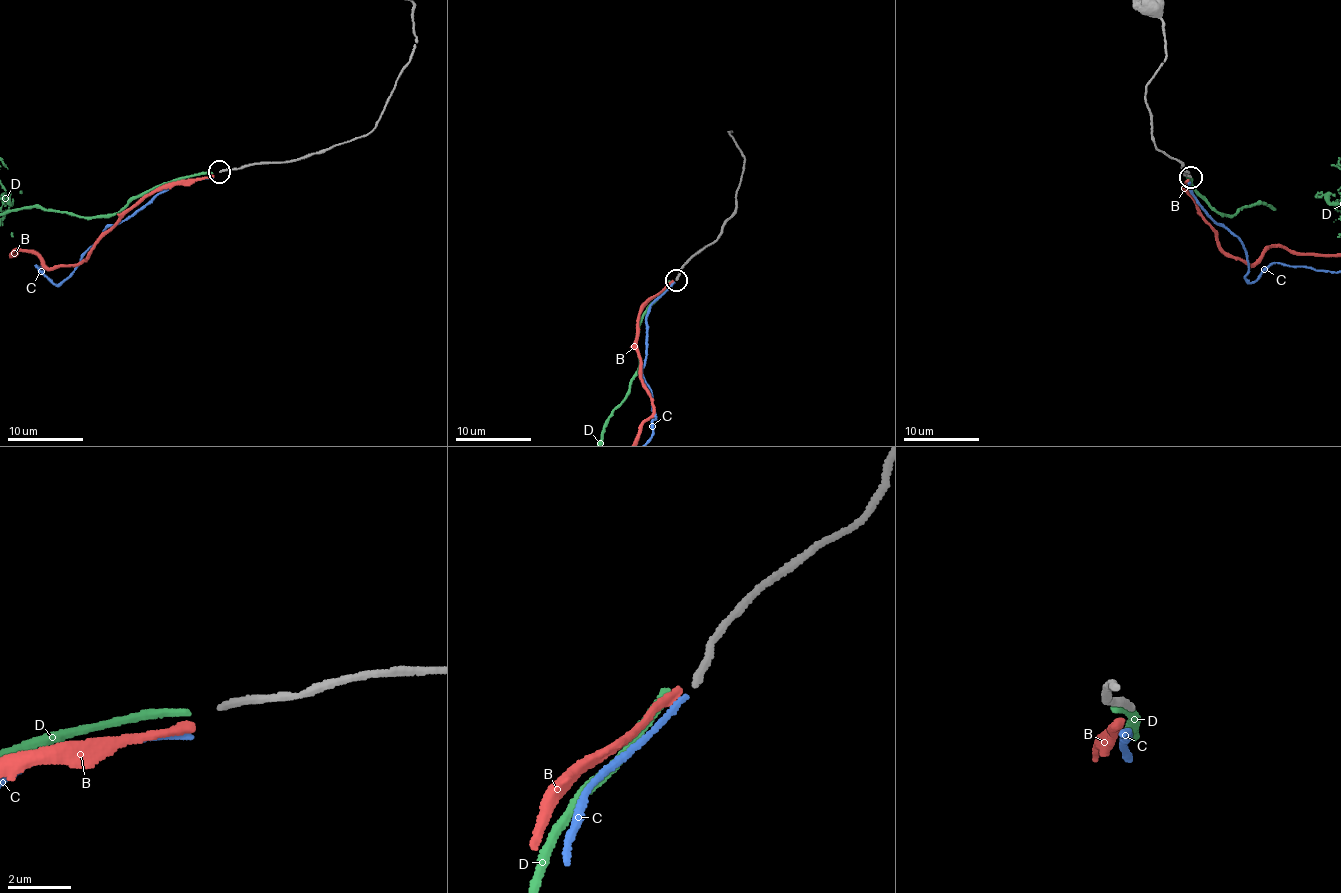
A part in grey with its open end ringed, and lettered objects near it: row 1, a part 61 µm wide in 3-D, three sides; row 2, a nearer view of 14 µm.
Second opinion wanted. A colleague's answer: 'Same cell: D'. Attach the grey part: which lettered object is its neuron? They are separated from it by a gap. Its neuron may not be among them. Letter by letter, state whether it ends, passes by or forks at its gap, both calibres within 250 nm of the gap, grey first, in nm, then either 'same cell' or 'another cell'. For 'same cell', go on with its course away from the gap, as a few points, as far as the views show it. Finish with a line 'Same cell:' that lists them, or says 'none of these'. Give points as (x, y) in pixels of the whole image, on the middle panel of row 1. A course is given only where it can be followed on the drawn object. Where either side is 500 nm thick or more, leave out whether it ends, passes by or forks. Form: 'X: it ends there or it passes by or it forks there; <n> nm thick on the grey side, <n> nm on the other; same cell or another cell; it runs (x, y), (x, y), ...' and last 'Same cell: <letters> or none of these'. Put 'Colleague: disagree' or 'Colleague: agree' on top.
Colleague: disagree
B: it ends there; 220 nm thick on the grey side, 300 nm on the other; another cell
C: it ends there; 220 nm thick on the grey side, 180 nm on the other; another cell
D: it ends there; 220 nm thick on the grey side, 240 nm on the other; another cell
Same cell: none of these

